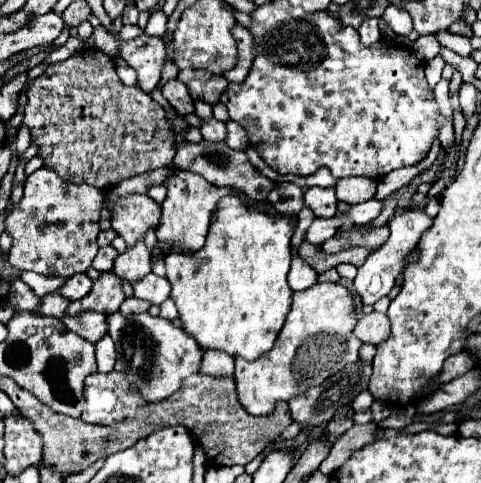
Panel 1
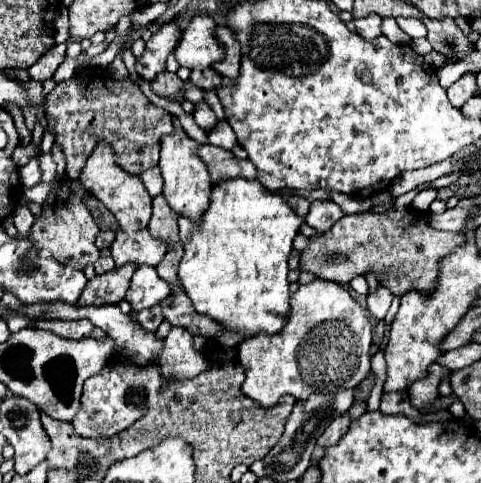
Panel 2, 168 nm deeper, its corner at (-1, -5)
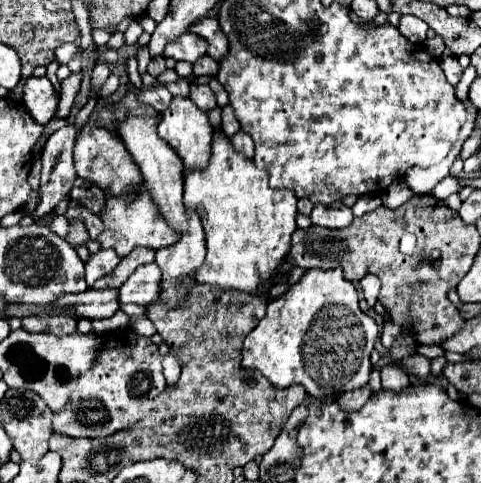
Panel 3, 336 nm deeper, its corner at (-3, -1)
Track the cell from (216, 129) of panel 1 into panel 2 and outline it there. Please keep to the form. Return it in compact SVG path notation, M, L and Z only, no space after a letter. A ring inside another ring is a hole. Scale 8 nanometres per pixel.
M202 101L202 103L198 103L196 107L194 107L194 119L196 119L196 123L202 127L202 129L206 129L206 131L212 131L214 129L214 125L216 125L216 115L214 115L214 111Z

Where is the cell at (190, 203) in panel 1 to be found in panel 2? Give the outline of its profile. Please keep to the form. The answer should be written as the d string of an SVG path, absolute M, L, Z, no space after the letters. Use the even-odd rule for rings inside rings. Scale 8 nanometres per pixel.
M178 127L172 133L164 135L160 139L160 145L162 145L162 151L160 151L158 167L160 167L162 177L164 177L164 191L162 191L162 195L166 197L166 201L170 203L170 207L176 213L186 215L192 221L198 221L202 217L202 213L206 211L208 203L210 203L210 189L212 189L208 167L198 157L200 143L190 139L188 133Z

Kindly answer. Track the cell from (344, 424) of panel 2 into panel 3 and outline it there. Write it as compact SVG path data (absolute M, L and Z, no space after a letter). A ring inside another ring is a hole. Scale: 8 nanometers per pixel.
M364 385L364 387L360 387L360 389L356 389L356 391L348 391L348 393L342 393L338 399L336 399L336 403L344 409L344 411L358 411L368 399L370 399L370 387L368 385Z

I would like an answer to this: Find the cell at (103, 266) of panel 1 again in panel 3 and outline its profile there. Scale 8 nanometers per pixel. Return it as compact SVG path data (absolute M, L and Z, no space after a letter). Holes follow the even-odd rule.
M100 249L98 253L94 253L90 257L90 261L86 263L86 283L88 283L88 287L92 287L92 283L96 279L112 273L118 263L120 263L120 257L116 255L114 249Z

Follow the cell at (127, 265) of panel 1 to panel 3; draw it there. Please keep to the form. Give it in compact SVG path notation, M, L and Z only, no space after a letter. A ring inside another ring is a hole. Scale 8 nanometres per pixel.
M142 189L140 195L134 197L132 203L126 203L122 197L112 197L108 195L108 203L102 211L102 221L106 229L100 233L98 241L104 249L112 247L120 257L126 257L134 247L150 247L150 249L160 249L176 243L176 233L166 225L166 221L160 217L156 205L152 203L150 195L146 189Z

